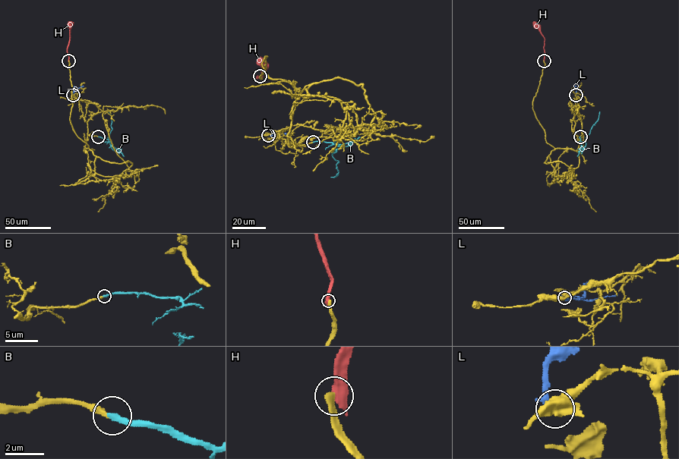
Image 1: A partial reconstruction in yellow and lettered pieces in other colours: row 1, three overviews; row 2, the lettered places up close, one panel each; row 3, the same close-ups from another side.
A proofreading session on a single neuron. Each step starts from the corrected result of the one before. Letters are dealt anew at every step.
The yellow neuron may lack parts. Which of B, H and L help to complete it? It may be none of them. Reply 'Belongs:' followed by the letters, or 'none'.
Belongs: B

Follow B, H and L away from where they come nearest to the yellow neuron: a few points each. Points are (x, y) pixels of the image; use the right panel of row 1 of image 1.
B: (580, 136), (582, 149), (599, 111)
H: (544, 61), (544, 38), (533, 22)
L: (576, 95), (576, 86)

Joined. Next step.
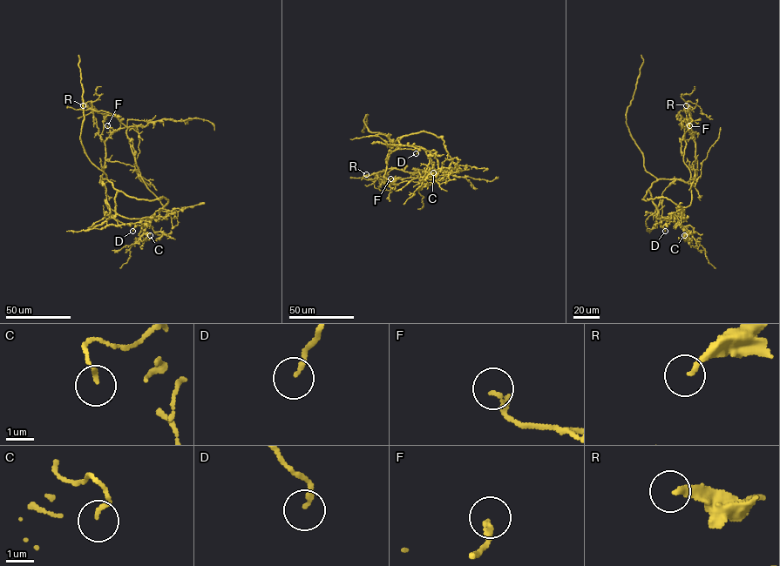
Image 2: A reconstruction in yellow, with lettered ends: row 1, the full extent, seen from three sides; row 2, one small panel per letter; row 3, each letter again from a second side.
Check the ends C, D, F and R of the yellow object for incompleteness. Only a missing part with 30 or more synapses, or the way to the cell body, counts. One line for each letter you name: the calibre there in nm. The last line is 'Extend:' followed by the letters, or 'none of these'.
Extend: none of these

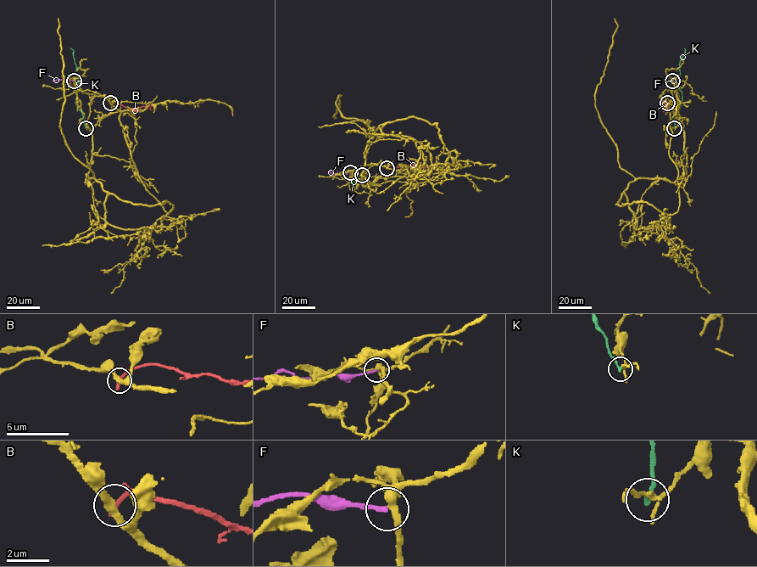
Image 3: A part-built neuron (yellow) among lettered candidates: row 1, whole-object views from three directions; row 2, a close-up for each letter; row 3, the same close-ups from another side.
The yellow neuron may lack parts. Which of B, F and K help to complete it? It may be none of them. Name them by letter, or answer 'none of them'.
none of them

